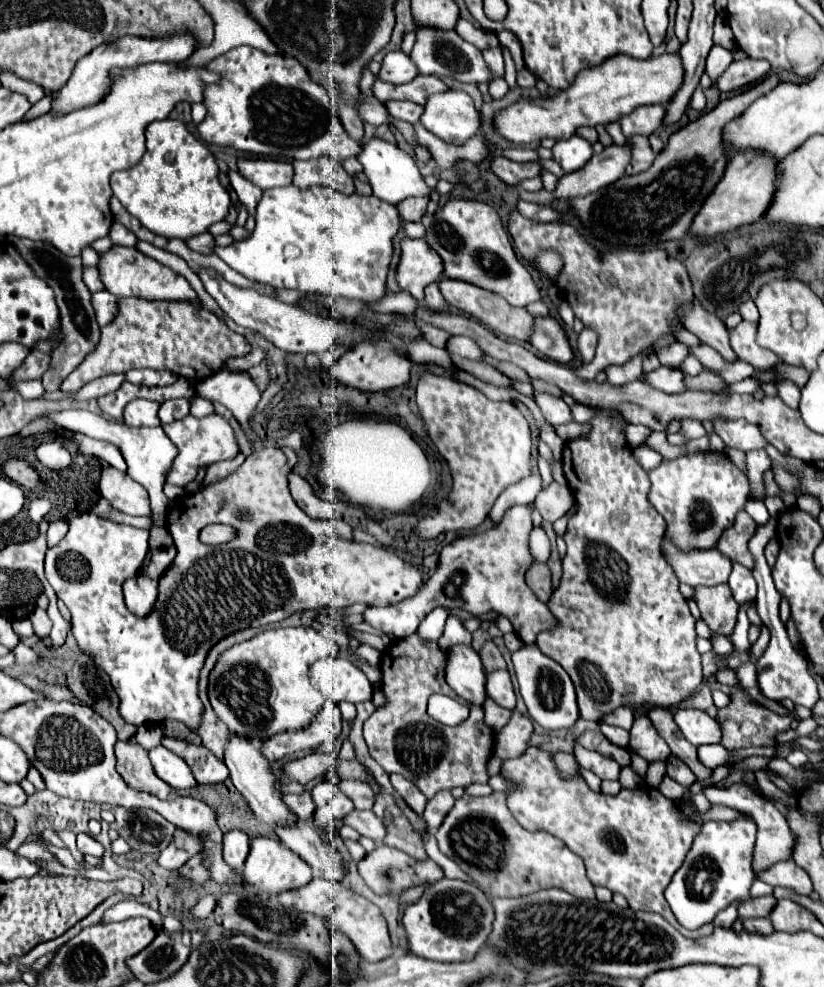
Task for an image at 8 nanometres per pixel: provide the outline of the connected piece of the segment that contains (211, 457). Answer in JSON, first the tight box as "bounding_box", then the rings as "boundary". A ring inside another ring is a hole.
{"bounding_box":[163,414,241,486],"boundary":[[[189,414],[171,424],[163,424],[163,430],[179,450],[165,476],[165,480],[173,486],[185,486],[187,482],[191,482],[201,466],[211,466],[221,460],[231,460],[241,452],[231,424],[221,414],[209,414],[205,418],[195,418]]]}

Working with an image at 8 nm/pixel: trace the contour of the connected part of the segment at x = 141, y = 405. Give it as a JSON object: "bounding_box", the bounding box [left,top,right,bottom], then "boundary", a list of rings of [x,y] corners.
{"bounding_box":[125,398,159,426],"boundary":[[[137,398],[127,404],[125,412],[125,422],[129,426],[159,426],[159,416],[157,416],[159,402],[149,402],[143,398]]]}

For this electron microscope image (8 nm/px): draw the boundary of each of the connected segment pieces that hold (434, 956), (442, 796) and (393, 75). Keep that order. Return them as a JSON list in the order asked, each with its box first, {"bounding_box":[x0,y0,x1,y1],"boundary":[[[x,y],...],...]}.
[{"bounding_box":[403,878,493,962],"boundary":[[[441,878],[427,886],[419,902],[409,904],[403,914],[403,926],[407,930],[411,952],[435,962],[473,960],[489,936],[493,920],[493,904],[475,884],[449,878]]]},{"bounding_box":[423,790,455,832],"boundary":[[[449,790],[437,792],[437,794],[427,802],[427,808],[425,808],[425,812],[423,812],[423,818],[425,818],[425,822],[427,822],[427,826],[429,826],[431,832],[435,832],[435,830],[441,826],[443,818],[447,816],[447,812],[449,812],[451,806],[453,806],[453,802],[455,802],[455,798],[451,796]]]},{"bounding_box":[377,50,417,84],"boundary":[[[401,50],[397,52],[389,52],[383,62],[381,62],[381,70],[377,74],[379,80],[385,80],[389,84],[405,84],[409,80],[413,80],[417,76],[415,66],[411,64],[409,56]]]}]

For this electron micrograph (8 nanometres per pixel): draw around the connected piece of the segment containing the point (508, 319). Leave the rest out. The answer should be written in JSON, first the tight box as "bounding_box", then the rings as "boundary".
{"bounding_box":[439,278,533,342],"boundary":[[[441,278],[439,280],[439,290],[443,294],[443,298],[453,306],[459,308],[467,314],[471,314],[473,318],[477,318],[481,324],[485,324],[487,328],[493,328],[493,332],[497,334],[505,334],[509,338],[517,338],[519,342],[527,342],[529,334],[531,334],[531,320],[533,316],[525,310],[525,308],[515,308],[511,304],[507,304],[507,300],[503,300],[499,294],[489,292],[485,288],[479,288],[475,284],[467,284],[463,280],[451,280],[451,278]]]}

